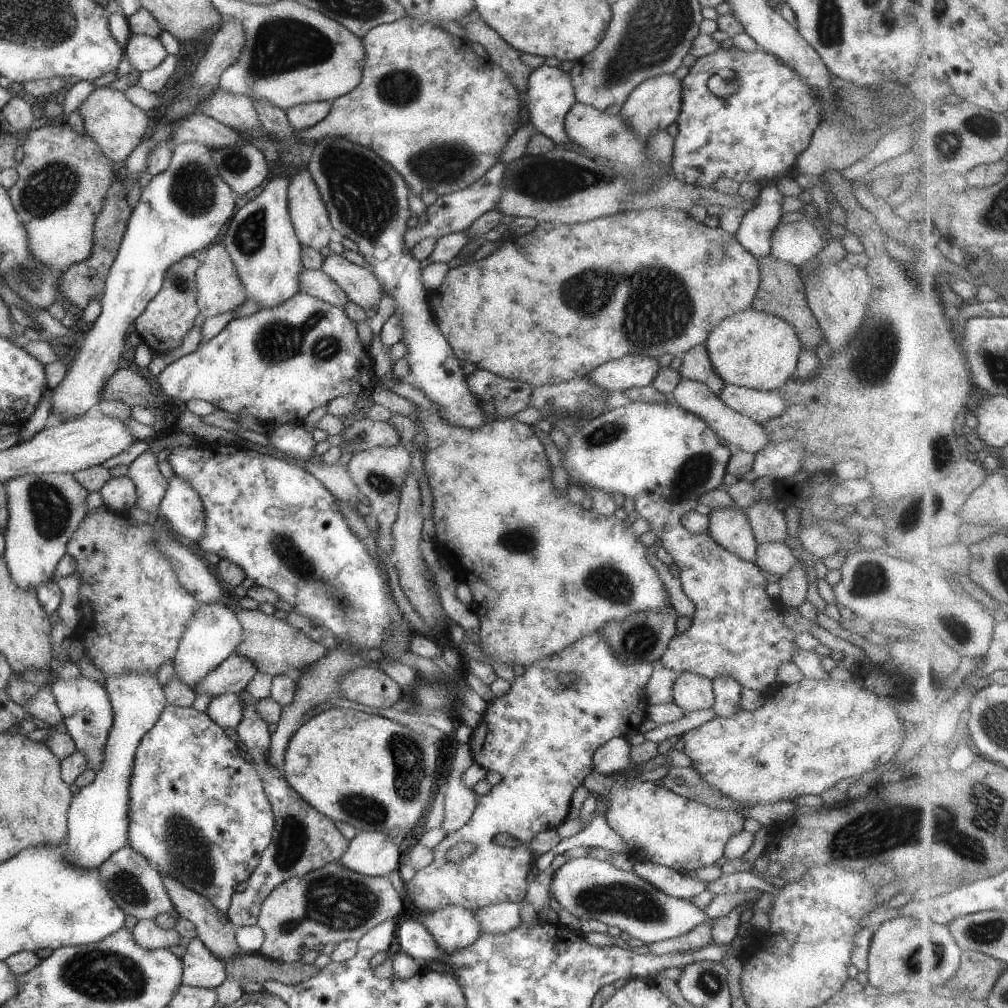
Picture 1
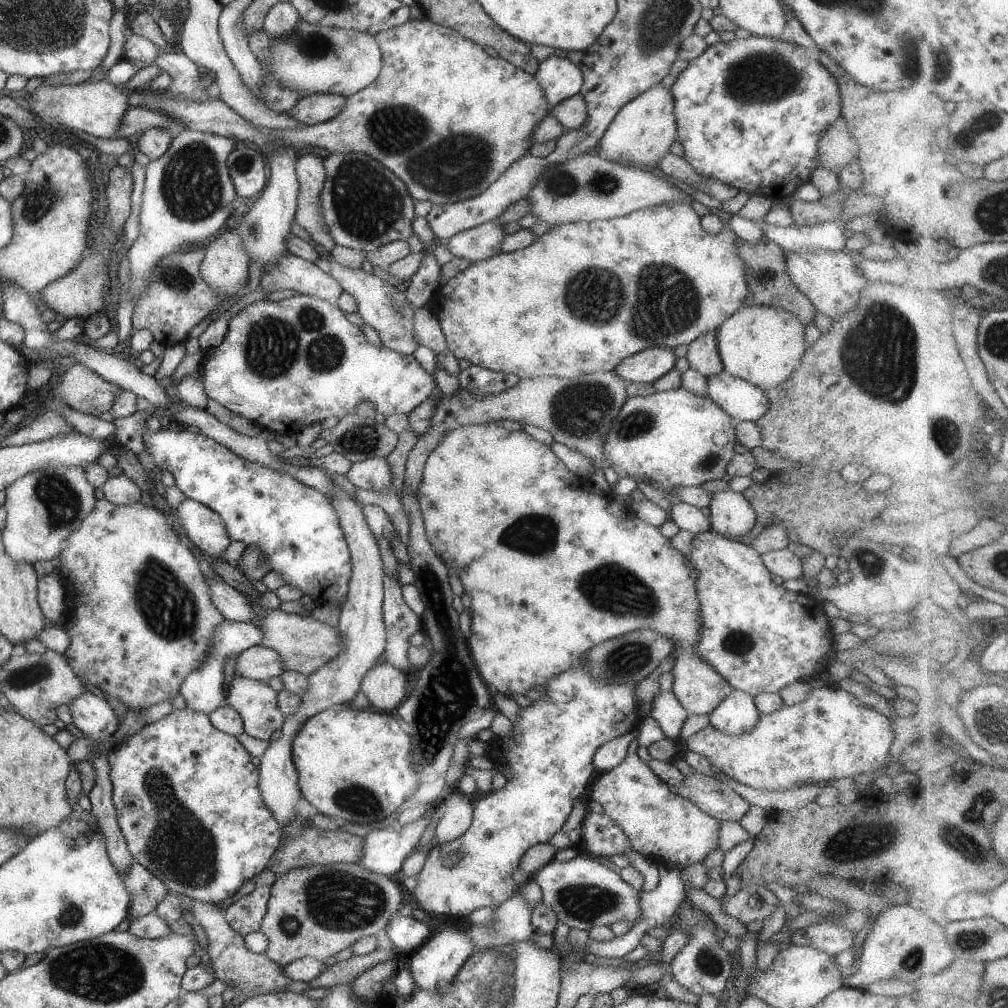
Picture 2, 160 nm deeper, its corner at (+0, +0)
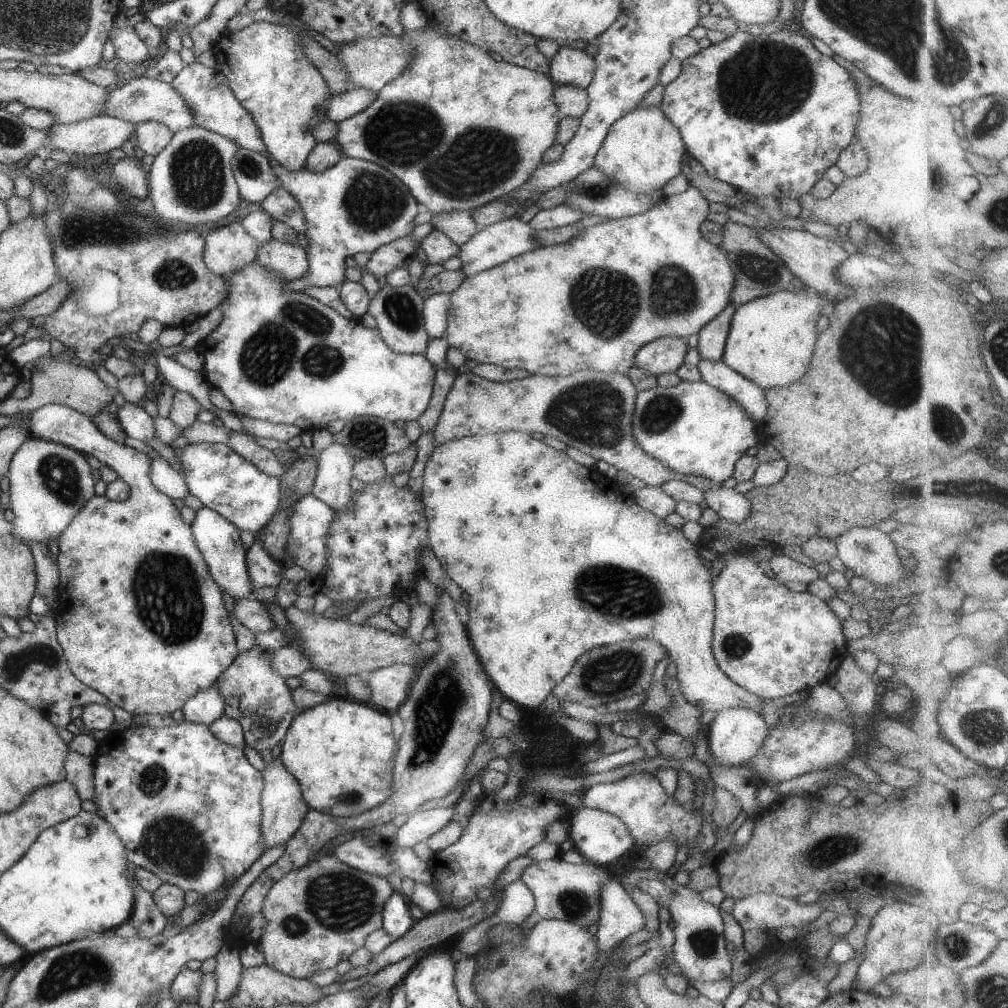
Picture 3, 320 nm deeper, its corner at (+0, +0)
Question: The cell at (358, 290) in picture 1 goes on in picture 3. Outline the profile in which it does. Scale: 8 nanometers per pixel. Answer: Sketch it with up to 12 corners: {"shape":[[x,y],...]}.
{"shape":[[388,283],[369,299],[392,352],[424,357],[423,302]]}

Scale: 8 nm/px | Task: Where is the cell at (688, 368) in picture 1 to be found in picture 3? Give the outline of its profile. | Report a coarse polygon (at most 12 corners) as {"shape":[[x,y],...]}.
{"shape":[[735,305],[699,330],[700,360],[721,361]]}

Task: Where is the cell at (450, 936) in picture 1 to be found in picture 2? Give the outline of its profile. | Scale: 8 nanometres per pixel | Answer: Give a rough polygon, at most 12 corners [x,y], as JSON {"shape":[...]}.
{"shape":[[432,931],[409,956],[416,988],[449,992],[473,954],[468,932]]}

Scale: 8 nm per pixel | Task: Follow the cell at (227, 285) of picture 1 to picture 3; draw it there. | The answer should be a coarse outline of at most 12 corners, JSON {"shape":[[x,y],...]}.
{"shape":[[239,222],[205,234],[203,264],[228,277],[257,258]]}

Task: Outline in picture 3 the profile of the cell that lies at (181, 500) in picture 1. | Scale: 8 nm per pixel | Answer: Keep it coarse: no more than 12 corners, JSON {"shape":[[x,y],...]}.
{"shape":[[205,506],[189,528],[217,587],[234,600],[254,587],[240,531]]}

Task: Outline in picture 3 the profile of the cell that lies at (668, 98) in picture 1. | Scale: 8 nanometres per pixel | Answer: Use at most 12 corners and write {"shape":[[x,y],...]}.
{"shape":[[659,106],[615,120],[593,165],[630,192],[660,190],[685,150]]}

